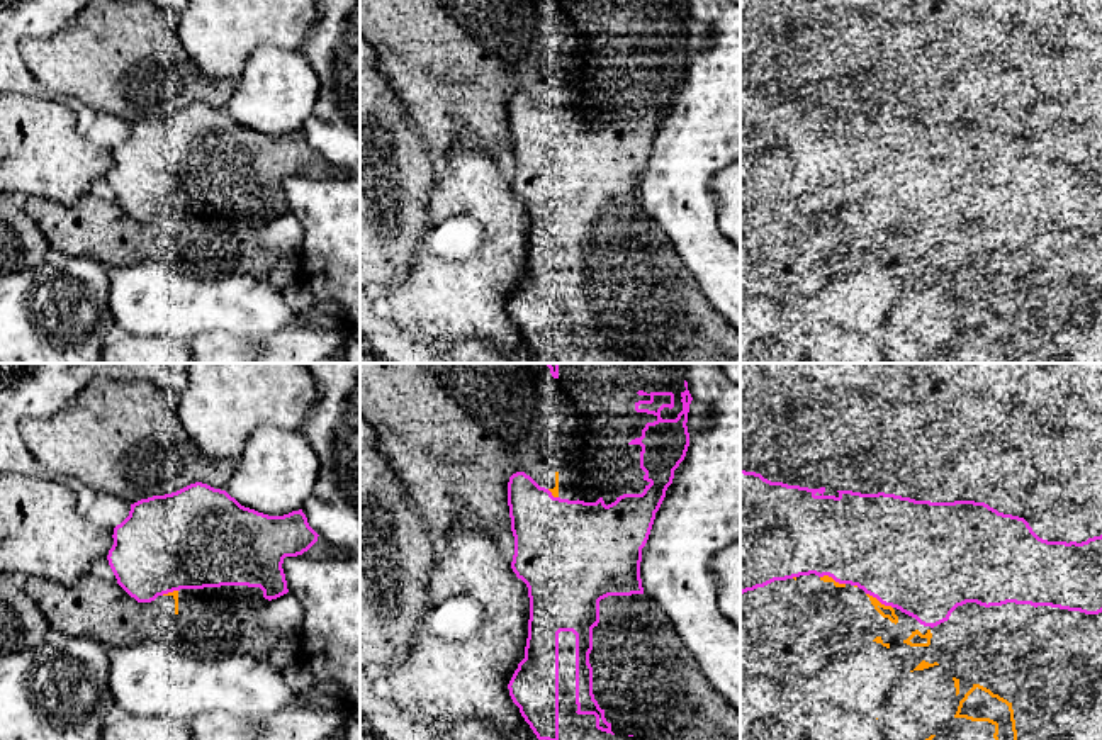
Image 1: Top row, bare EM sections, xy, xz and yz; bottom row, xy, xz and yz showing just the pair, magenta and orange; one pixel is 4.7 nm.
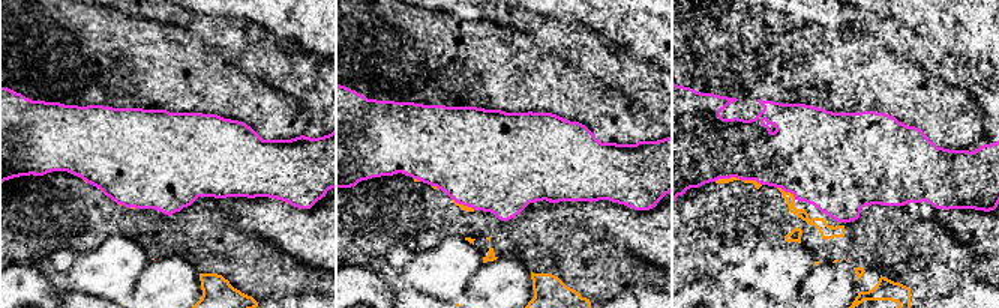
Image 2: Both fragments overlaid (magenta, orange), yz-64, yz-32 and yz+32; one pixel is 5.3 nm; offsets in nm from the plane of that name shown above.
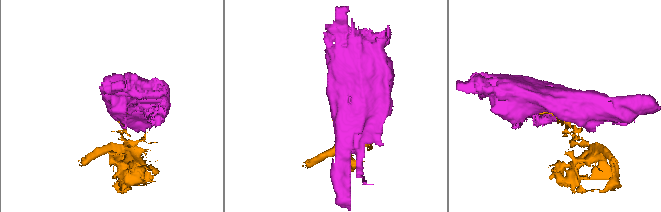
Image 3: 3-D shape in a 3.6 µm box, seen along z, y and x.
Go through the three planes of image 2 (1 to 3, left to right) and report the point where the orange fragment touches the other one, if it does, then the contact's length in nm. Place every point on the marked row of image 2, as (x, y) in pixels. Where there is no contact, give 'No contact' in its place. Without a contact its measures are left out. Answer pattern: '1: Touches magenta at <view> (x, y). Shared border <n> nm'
1: Touches magenta at yz-64 (132, 206). Shared border 40 nm
2: Touches magenta at yz-32 (464, 205). Shared border 140 nm
3: Touches magenta at yz+32 (786, 191). Shared border 120 nm

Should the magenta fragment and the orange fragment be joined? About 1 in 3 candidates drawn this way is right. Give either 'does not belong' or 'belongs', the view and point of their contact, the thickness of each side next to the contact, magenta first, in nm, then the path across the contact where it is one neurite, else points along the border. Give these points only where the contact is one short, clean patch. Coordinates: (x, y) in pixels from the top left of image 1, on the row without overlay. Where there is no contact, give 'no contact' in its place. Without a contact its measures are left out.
does not belong; meets magenta in yz at (880, 221); 500 nm thick on the magenta side, 60 nm on the other

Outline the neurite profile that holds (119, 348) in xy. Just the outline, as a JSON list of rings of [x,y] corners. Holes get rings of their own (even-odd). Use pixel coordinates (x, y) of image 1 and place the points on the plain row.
[[[114,333],[102,348],[102,363],[192,363],[192,351],[173,338]]]

